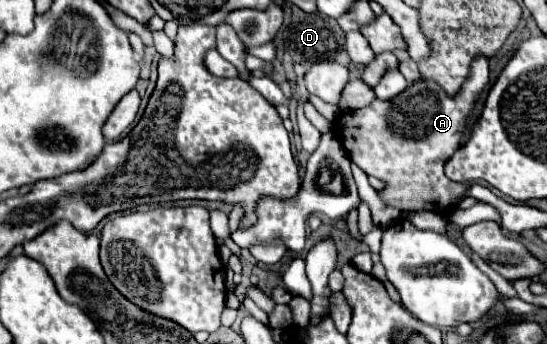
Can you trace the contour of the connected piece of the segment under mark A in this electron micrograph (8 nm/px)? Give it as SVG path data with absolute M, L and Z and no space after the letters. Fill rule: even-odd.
M476 58L472 62L468 82L462 86L462 92L458 92L454 98L446 96L438 84L428 84L426 80L422 80L416 82L414 86L408 86L398 98L392 98L390 102L374 100L370 106L362 110L342 114L336 126L336 136L342 140L342 146L346 148L352 162L356 162L368 176L376 176L382 182L386 182L386 188L380 190L380 196L388 206L398 208L400 212L432 210L444 214L448 206L458 206L466 198L466 192L470 188L469 184L452 182L450 178L446 178L444 164L458 150L466 130L466 122L486 84L488 84L488 60Z

